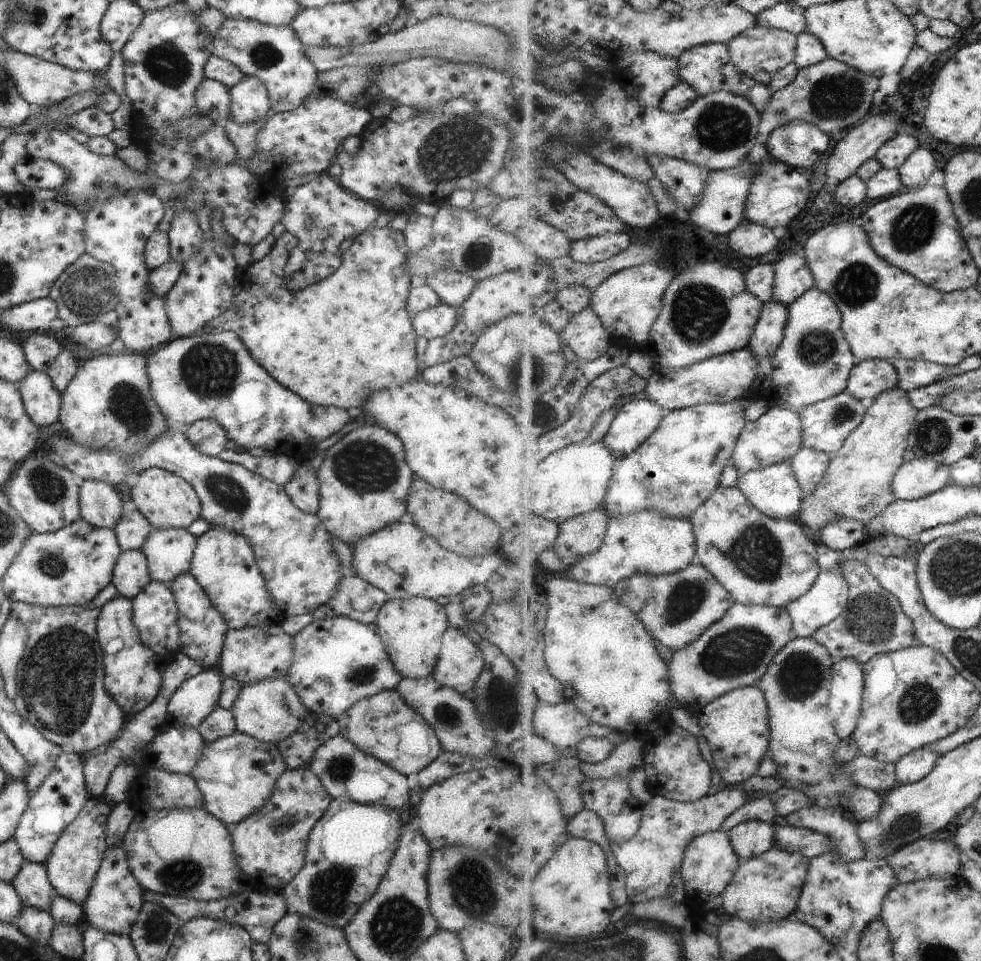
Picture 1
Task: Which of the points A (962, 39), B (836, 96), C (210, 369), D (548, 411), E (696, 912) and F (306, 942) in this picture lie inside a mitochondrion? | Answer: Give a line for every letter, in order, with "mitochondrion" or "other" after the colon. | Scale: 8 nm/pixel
A: other
B: mitochondrion
C: mitochondrion
D: mitochondrion
E: other
F: mitochondrion

